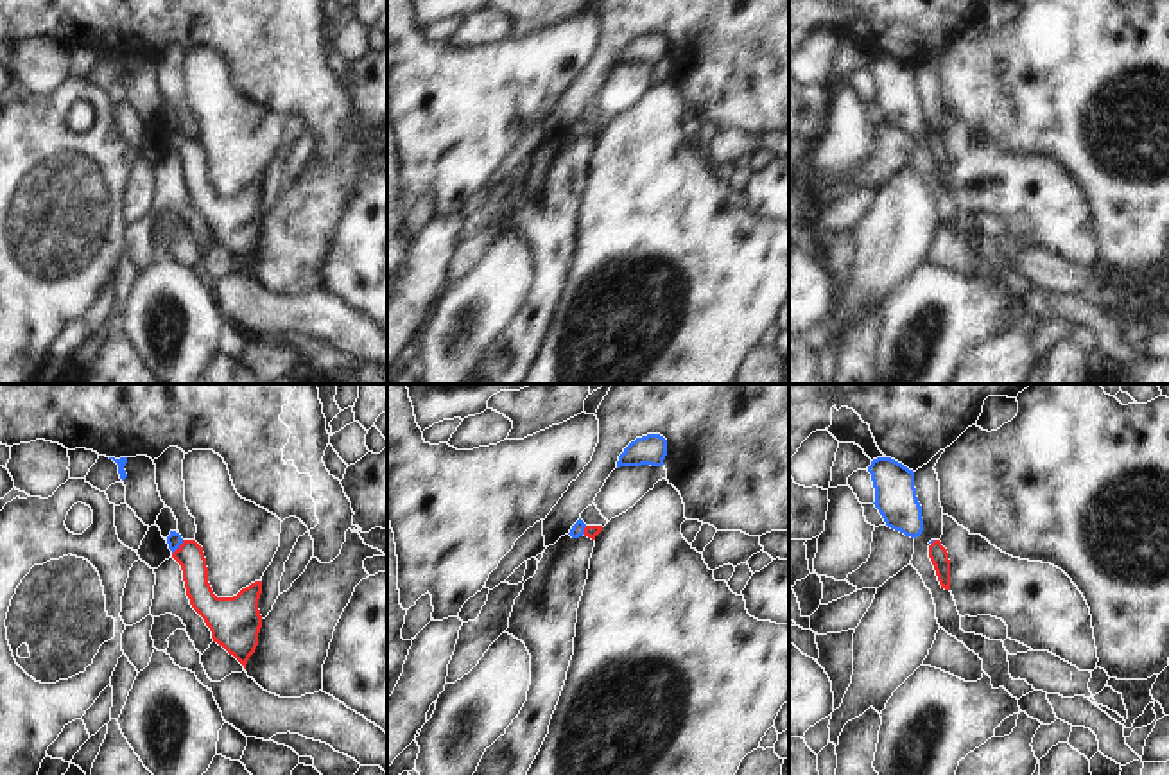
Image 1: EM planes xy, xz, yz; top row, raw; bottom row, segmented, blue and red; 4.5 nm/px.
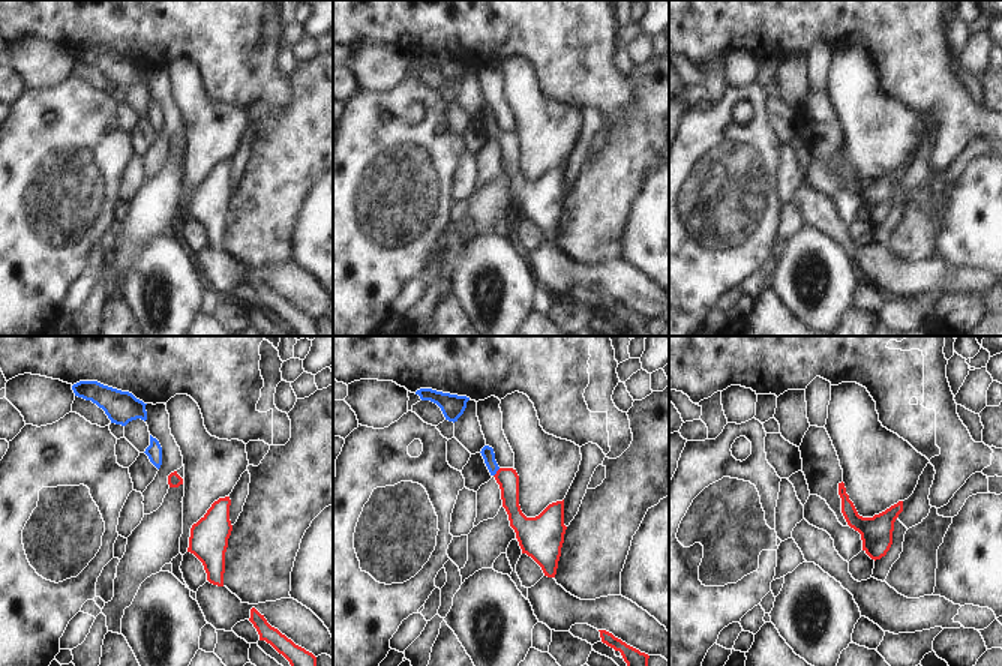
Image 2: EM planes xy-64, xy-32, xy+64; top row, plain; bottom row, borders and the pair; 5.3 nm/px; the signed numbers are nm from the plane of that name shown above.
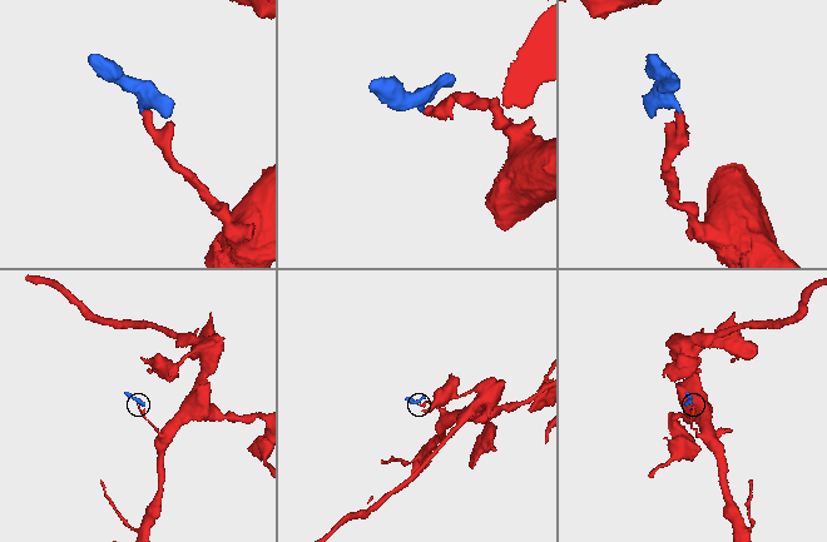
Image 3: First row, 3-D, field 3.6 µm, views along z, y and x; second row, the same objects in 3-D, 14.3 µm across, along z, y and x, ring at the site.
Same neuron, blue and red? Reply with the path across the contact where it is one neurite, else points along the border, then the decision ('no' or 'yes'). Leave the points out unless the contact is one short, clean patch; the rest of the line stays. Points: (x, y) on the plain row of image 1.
way xy (174, 139), (178, 146), (190, 155); yes

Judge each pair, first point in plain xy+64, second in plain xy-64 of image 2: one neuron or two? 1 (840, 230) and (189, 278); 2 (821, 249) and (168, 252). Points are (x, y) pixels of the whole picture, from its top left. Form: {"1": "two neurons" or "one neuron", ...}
{"1": "two neurons", "2": "one neuron"}

